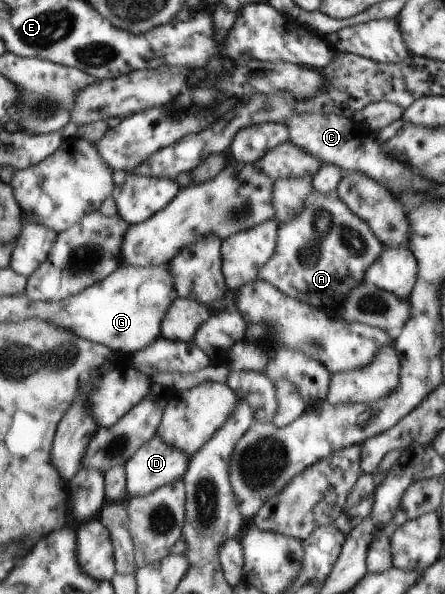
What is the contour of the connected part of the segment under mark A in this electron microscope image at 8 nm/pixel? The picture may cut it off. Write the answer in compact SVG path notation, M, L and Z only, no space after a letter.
M313 189L304 201L304 211L286 223L279 223L279 244L271 260L260 269L258 279L276 285L276 289L283 290L288 297L306 305L332 310L348 299L352 289L365 281L364 273L368 273L374 261L384 253L384 248L366 222L352 213L347 202L338 197L337 191L318 193Z

